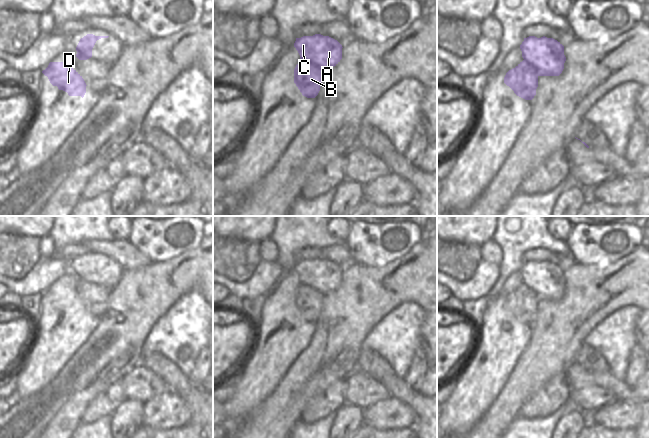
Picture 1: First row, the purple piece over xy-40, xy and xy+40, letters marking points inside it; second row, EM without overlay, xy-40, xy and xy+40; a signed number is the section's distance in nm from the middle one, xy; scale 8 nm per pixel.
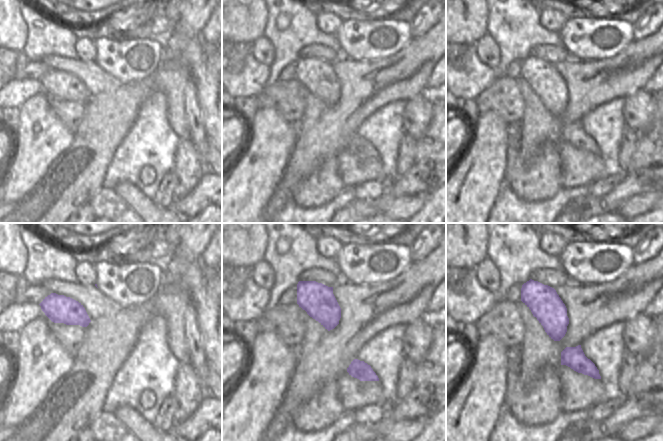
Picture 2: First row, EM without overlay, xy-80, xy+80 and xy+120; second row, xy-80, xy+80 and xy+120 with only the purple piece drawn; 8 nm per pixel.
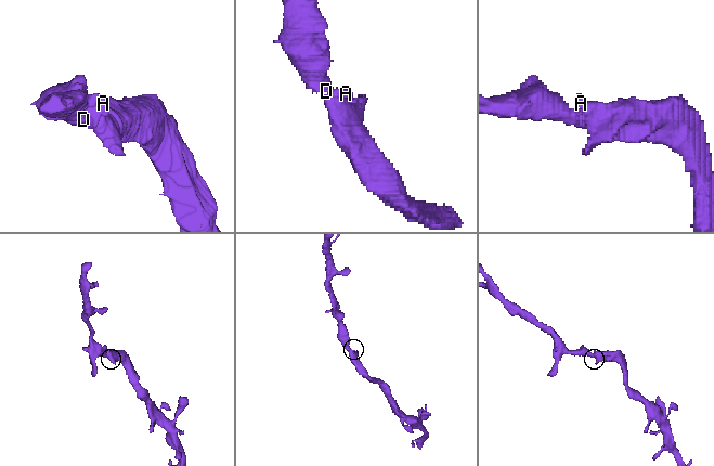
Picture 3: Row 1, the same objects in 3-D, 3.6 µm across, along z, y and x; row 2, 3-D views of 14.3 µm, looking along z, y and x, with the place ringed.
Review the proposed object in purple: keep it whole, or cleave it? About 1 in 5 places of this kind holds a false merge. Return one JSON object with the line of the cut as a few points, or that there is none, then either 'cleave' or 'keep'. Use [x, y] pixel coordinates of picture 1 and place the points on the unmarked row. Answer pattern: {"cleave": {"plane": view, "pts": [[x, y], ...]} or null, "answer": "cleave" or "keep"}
{"cleave": null, "answer": "keep"}

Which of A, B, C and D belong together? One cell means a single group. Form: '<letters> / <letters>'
A B C D

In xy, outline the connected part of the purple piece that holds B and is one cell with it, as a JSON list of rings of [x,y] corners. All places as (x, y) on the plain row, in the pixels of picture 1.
[[[321,258],[296,262],[294,271],[300,285],[294,293],[294,307],[303,320],[315,322],[322,309],[324,296],[342,283],[342,269],[335,263]]]

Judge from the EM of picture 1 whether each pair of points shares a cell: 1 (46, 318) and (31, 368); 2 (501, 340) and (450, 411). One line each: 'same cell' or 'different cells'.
1: same cell
2: same cell

